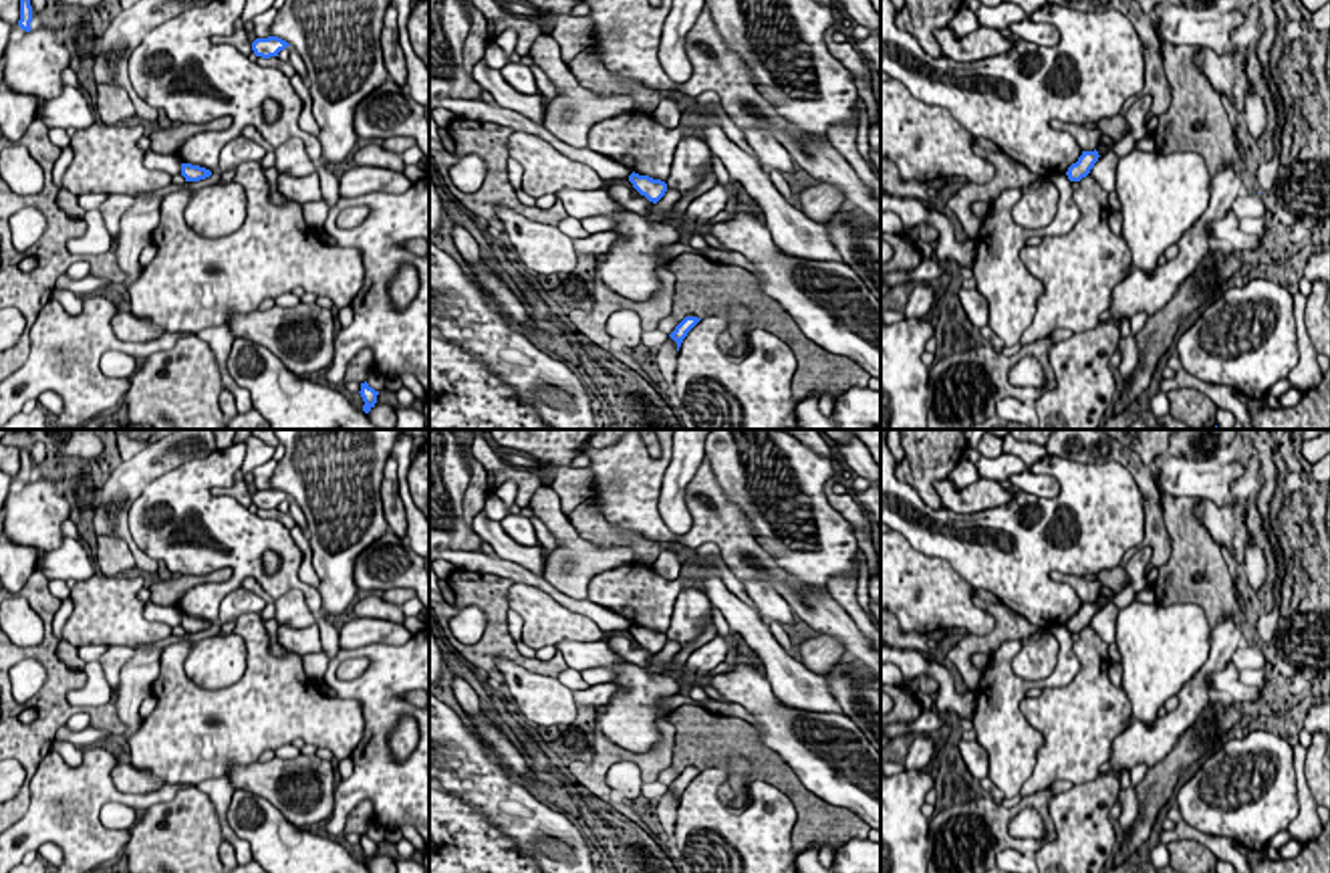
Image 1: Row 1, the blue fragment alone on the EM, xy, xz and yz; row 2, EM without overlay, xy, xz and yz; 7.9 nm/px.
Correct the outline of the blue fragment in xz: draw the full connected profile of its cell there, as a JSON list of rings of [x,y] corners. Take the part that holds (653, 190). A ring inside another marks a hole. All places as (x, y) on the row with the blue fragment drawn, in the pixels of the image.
[[[631,173],[629,181],[633,183],[633,188],[645,196],[649,202],[657,204],[665,192],[667,192],[667,183],[661,179],[653,179],[649,175],[639,175],[639,173]]]

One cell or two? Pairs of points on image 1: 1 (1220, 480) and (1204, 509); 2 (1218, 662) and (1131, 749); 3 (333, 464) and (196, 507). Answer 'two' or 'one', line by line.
1: two
2: one
3: two

